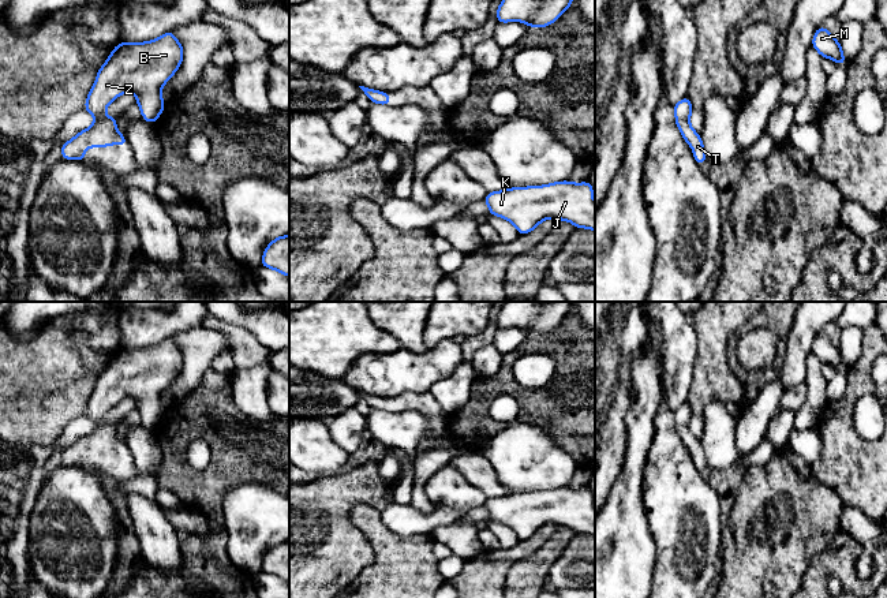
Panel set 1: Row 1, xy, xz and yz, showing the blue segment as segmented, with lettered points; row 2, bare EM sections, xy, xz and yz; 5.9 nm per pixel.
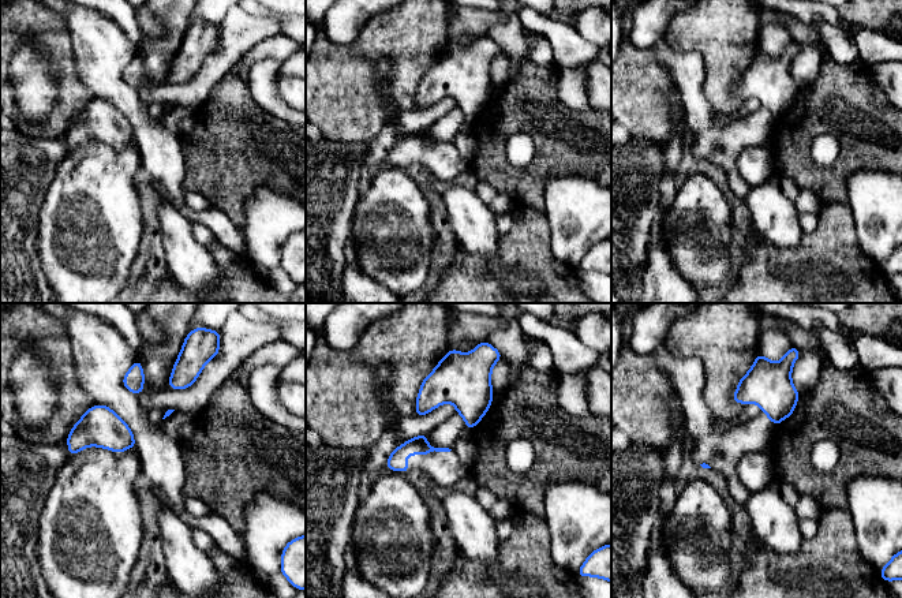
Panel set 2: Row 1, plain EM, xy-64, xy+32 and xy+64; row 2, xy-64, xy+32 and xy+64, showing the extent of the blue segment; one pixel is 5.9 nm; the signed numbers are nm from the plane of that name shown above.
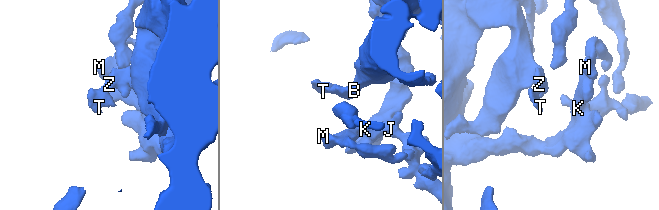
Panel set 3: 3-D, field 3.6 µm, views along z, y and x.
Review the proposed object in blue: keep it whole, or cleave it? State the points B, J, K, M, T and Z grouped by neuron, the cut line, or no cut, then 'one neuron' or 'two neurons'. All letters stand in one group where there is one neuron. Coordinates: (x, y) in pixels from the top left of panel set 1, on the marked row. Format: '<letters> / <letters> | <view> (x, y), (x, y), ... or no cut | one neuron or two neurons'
B J K M T Z | no cut | one neuron

